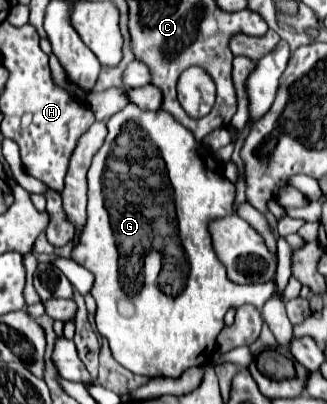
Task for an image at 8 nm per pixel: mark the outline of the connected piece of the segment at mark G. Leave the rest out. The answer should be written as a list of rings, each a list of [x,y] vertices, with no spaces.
[[[149,111],[149,113],[145,113],[145,121],[141,117],[139,123],[107,123],[107,131],[109,131],[107,139],[105,139],[103,147],[99,149],[99,153],[93,157],[93,163],[91,163],[89,173],[87,173],[87,181],[89,181],[87,223],[79,235],[79,243],[73,247],[71,259],[77,261],[79,265],[87,267],[95,275],[95,283],[91,289],[91,295],[95,297],[95,303],[97,303],[95,323],[97,323],[99,335],[107,339],[115,361],[121,363],[125,369],[133,371],[135,375],[181,377],[181,373],[187,371],[189,367],[205,365],[207,361],[211,361],[211,357],[215,353],[215,339],[223,329],[225,313],[231,307],[237,309],[237,307],[247,305],[247,303],[261,309],[263,303],[273,293],[273,283],[237,284],[227,279],[225,267],[221,265],[215,251],[211,249],[211,235],[207,231],[207,225],[209,225],[207,221],[233,213],[231,203],[235,201],[235,185],[227,177],[223,177],[219,161],[215,161],[215,157],[210,155],[208,149],[195,141],[195,137],[189,129],[185,129],[181,123],[177,123],[167,111]]]

